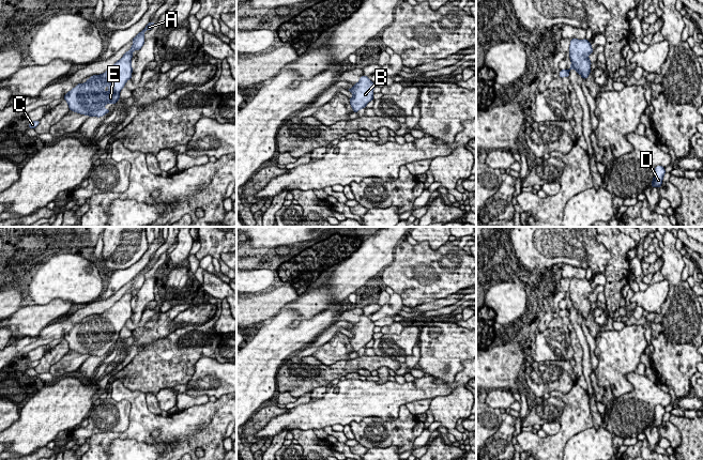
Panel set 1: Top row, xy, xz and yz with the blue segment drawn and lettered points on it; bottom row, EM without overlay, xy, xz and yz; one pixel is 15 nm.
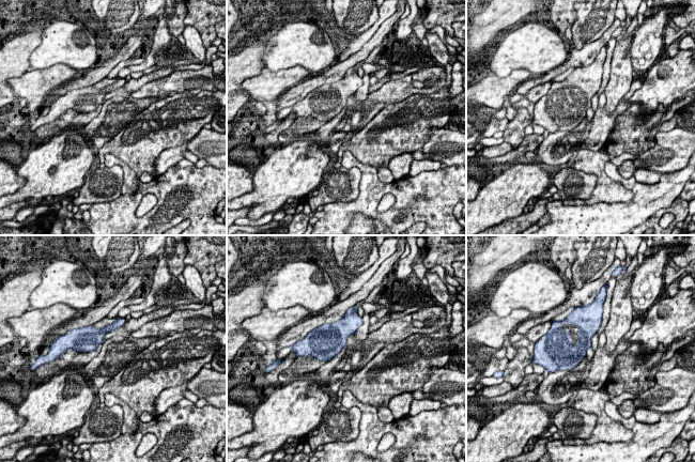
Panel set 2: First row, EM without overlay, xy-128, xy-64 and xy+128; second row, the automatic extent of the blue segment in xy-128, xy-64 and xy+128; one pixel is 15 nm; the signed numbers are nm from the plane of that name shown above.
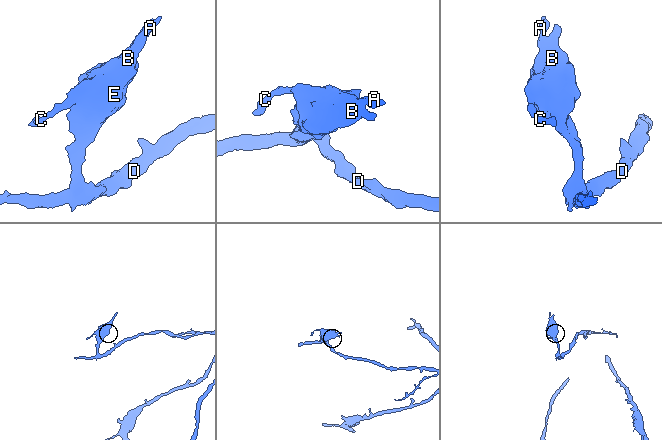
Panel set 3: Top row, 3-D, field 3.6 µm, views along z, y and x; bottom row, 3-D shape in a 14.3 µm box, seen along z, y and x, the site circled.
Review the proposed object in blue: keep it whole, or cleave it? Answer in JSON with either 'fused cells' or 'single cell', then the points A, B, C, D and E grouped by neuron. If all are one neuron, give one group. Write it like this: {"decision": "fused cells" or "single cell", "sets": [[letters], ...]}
{"decision": "single cell", "sets": [["A", "B", "C", "D", "E"]]}

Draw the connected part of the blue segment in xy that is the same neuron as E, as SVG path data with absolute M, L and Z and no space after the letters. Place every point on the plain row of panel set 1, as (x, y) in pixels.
M149 261L146 267L133 278L132 288L111 308L101 315L90 316L86 323L78 323L64 335L63 338L67 341L70 350L97 357L110 351L104 346L119 341L120 331L132 318L133 291L141 289L146 280L144 271L151 270L154 264L155 262Z

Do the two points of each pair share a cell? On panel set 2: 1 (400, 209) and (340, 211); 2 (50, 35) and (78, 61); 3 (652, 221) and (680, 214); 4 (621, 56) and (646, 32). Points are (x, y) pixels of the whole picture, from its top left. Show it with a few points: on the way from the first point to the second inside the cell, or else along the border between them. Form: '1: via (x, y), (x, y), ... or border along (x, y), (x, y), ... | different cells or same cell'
1: via (385, 216), (376, 216), (368, 208), (355, 208) | same cell
2: via (57, 40), (72, 55) | same cell
3: via (659, 215), (665, 210), (674, 210) | same cell
4: border along (632, 33), (630, 62), (634, 70) | different cells

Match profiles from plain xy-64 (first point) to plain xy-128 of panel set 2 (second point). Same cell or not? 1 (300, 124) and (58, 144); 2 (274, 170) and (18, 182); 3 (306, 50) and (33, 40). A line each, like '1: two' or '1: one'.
1: two
2: two
3: two

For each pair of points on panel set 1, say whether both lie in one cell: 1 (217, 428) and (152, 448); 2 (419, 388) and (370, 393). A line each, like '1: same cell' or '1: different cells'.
1: different cells
2: same cell

